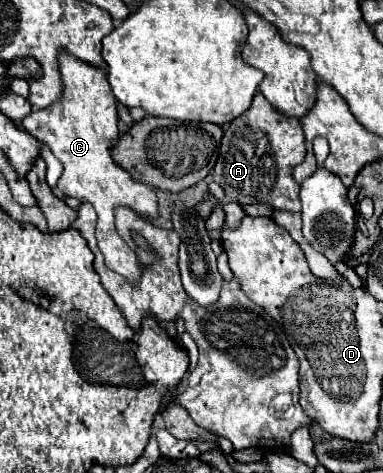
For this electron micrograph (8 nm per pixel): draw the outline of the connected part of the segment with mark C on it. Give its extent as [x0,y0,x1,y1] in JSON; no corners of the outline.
[23,53,159,283]

